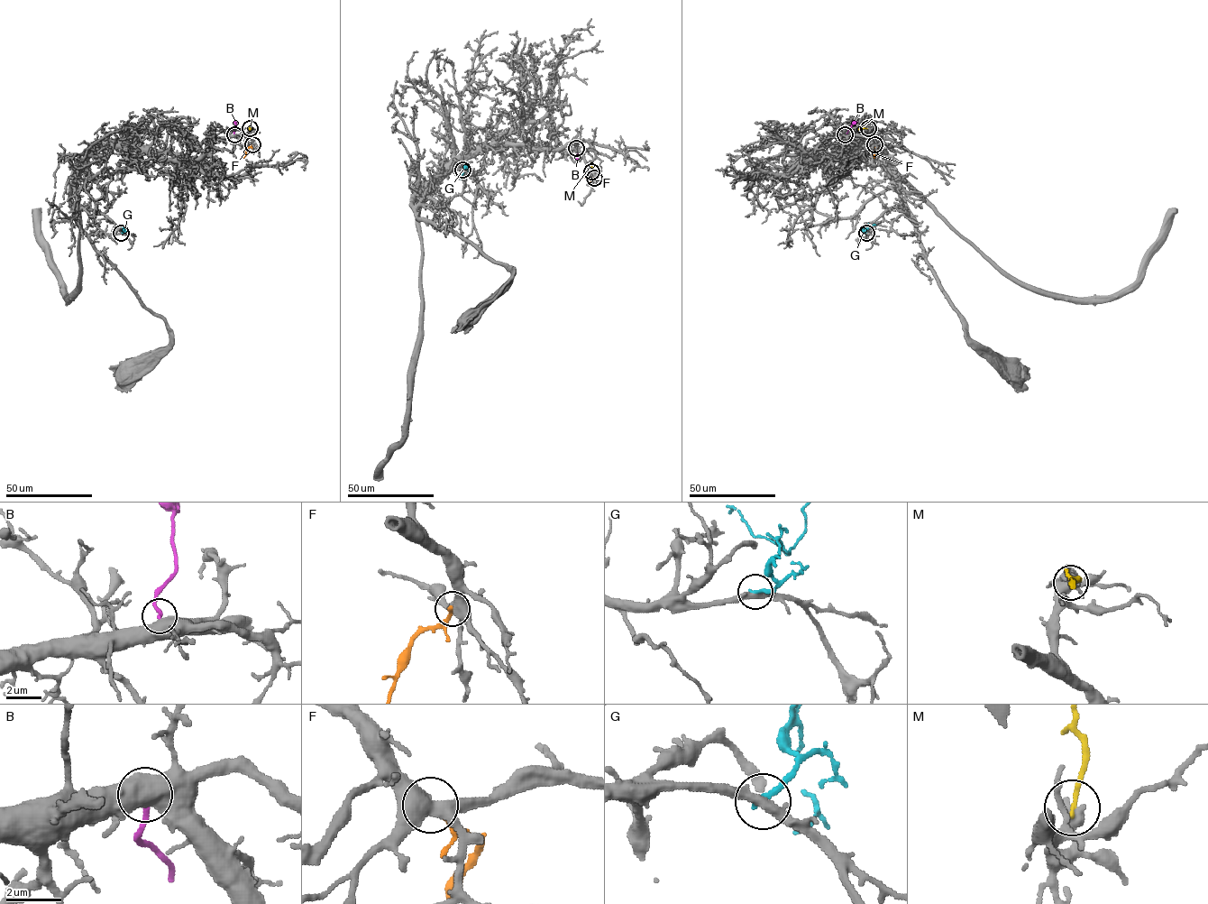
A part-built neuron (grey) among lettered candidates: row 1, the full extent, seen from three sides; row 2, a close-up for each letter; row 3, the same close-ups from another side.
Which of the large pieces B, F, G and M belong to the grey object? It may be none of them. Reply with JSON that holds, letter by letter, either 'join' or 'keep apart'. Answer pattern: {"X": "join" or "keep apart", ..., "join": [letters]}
{"B": "keep apart", "F": "join", "G": "keep apart", "M": "keep apart", "join": ["F"]}

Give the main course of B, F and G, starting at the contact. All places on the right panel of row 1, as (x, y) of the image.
B: (845, 134), (856, 122)
F: (874, 144), (877, 148), (874, 158)
G: (866, 233), (863, 228), (875, 225)

